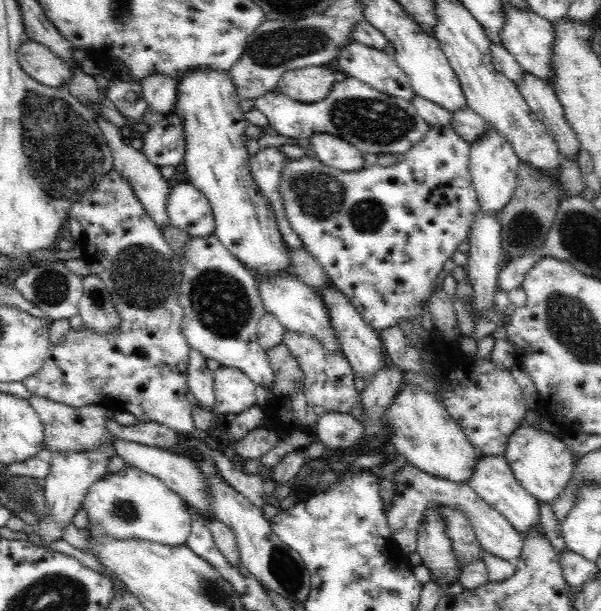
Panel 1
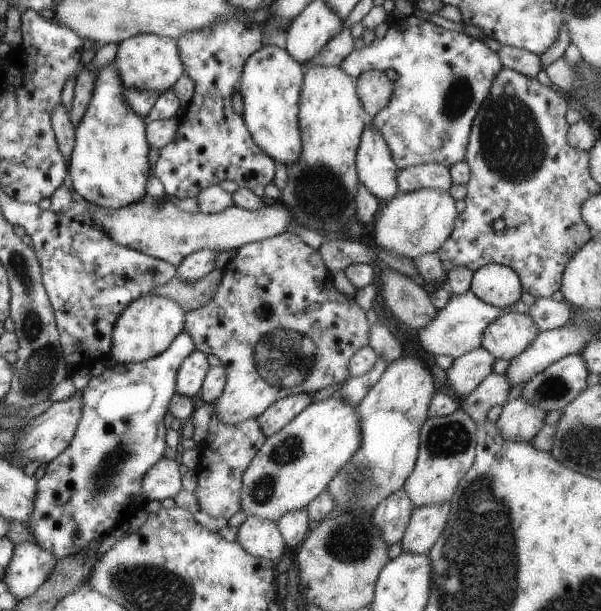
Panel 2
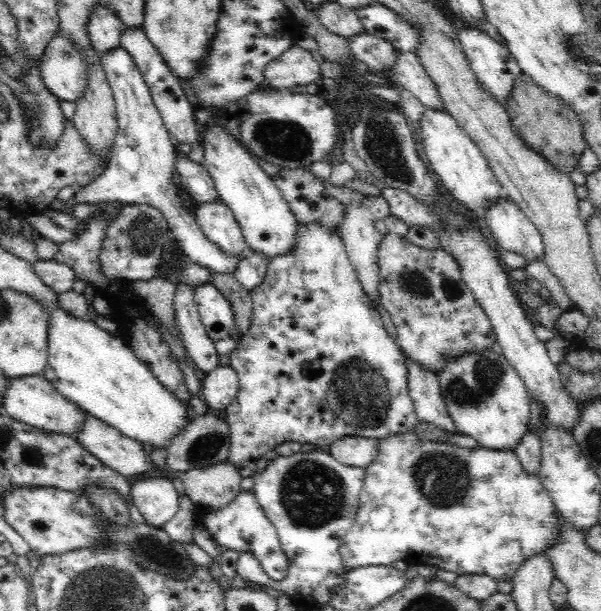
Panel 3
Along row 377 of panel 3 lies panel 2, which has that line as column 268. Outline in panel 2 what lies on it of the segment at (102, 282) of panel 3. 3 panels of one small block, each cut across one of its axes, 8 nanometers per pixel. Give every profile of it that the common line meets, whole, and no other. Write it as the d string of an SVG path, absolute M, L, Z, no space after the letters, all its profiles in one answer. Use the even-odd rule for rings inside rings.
M230 18L222 20L210 28L189 31L175 39L178 52L184 65L186 74L195 84L194 94L180 114L180 123L174 140L161 148L158 161L154 165L154 175L162 181L166 199L194 198L201 190L212 185L218 185L223 180L236 182L239 188L252 190L255 186L267 186L274 178L276 162L266 156L254 142L243 116L236 114L232 108L232 95L243 71L243 66L251 54L254 54L263 45L263 32L254 20Z

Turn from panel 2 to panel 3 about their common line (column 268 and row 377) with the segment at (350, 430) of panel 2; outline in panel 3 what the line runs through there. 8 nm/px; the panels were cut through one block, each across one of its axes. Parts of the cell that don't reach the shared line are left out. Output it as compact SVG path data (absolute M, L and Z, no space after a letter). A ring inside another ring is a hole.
M478 351L450 359L437 374L448 415L459 434L472 436L480 447L514 451L528 431L531 417L529 394L524 381L505 359L494 351Z

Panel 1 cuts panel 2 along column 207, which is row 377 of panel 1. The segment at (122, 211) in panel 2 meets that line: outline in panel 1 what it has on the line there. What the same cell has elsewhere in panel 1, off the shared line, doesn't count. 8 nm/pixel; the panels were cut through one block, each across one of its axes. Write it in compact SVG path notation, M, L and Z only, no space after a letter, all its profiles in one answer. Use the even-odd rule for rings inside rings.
M220 367L214 372L214 395L215 395L215 415L225 415L229 419L244 413L252 406L257 405L256 384L244 374L240 369L230 367Z

